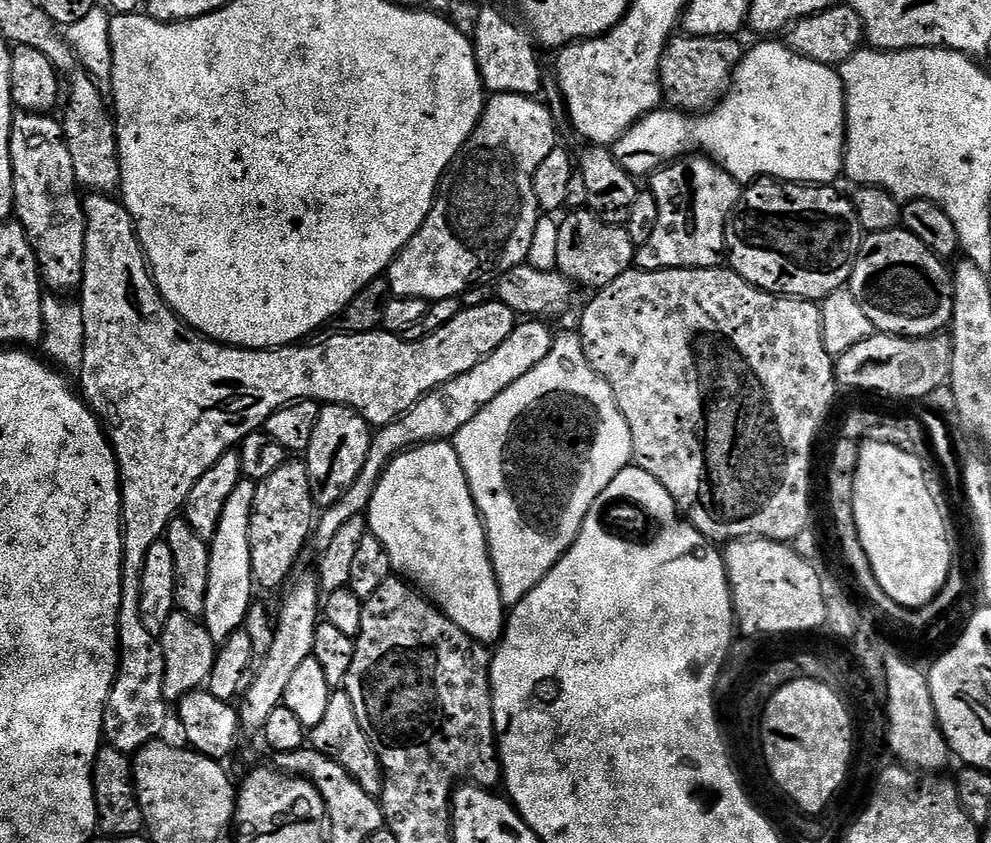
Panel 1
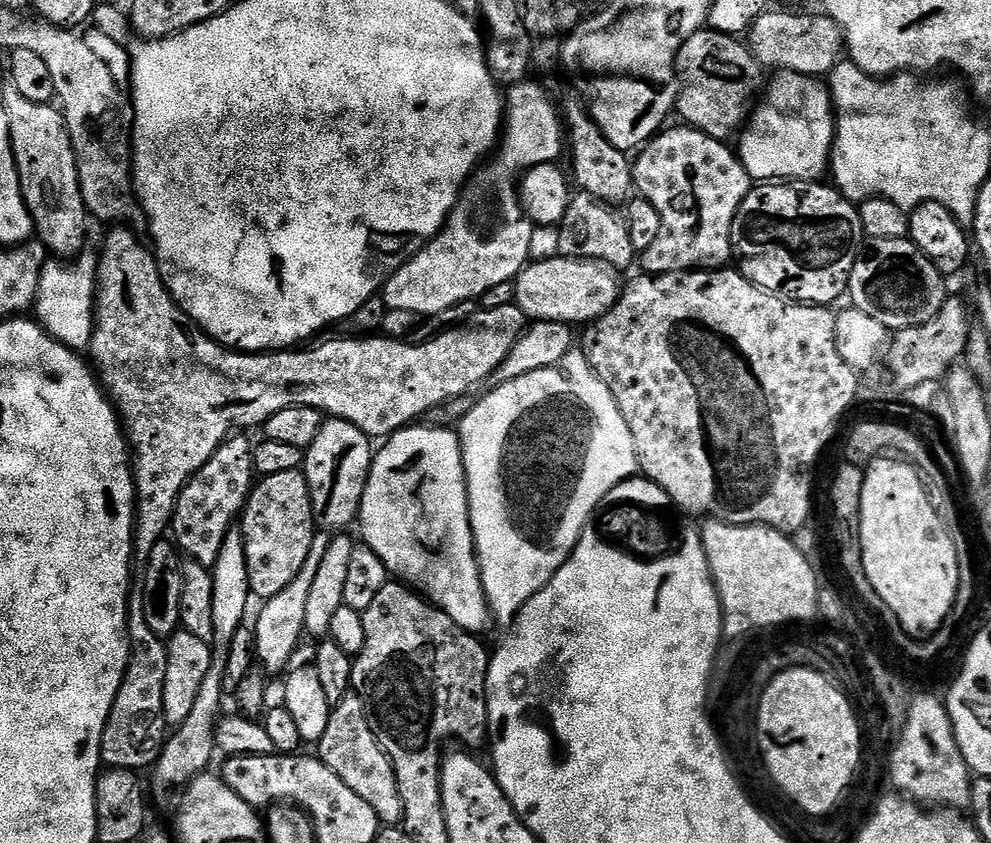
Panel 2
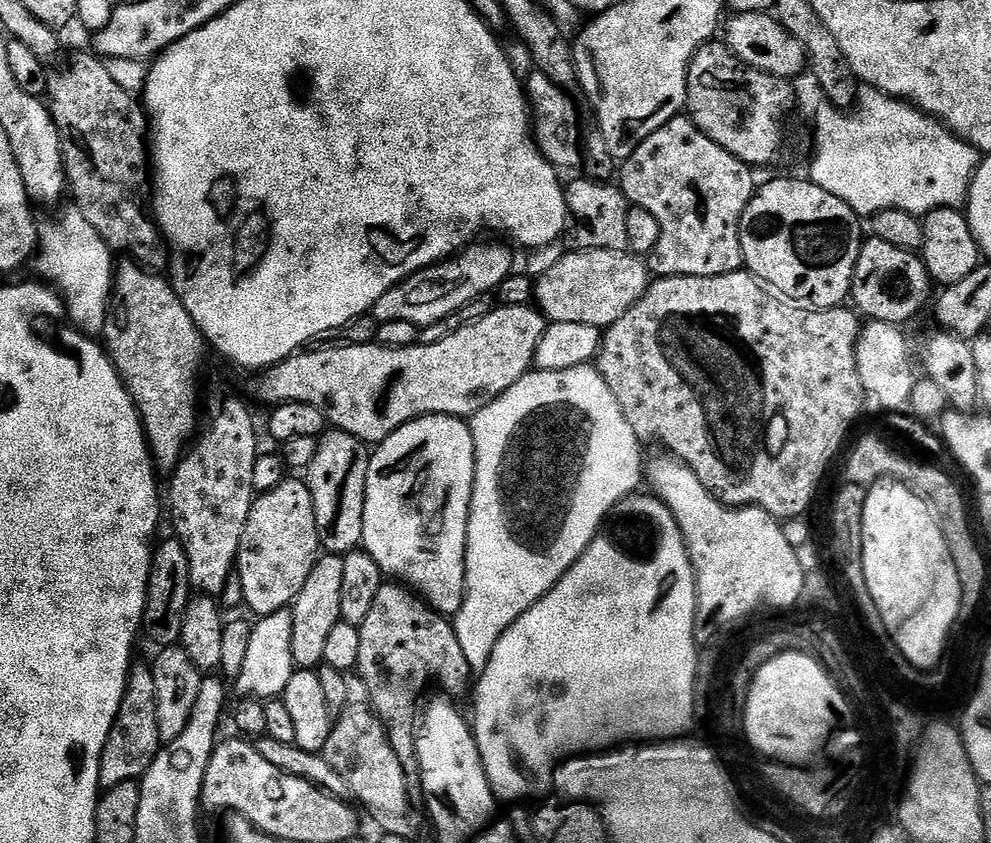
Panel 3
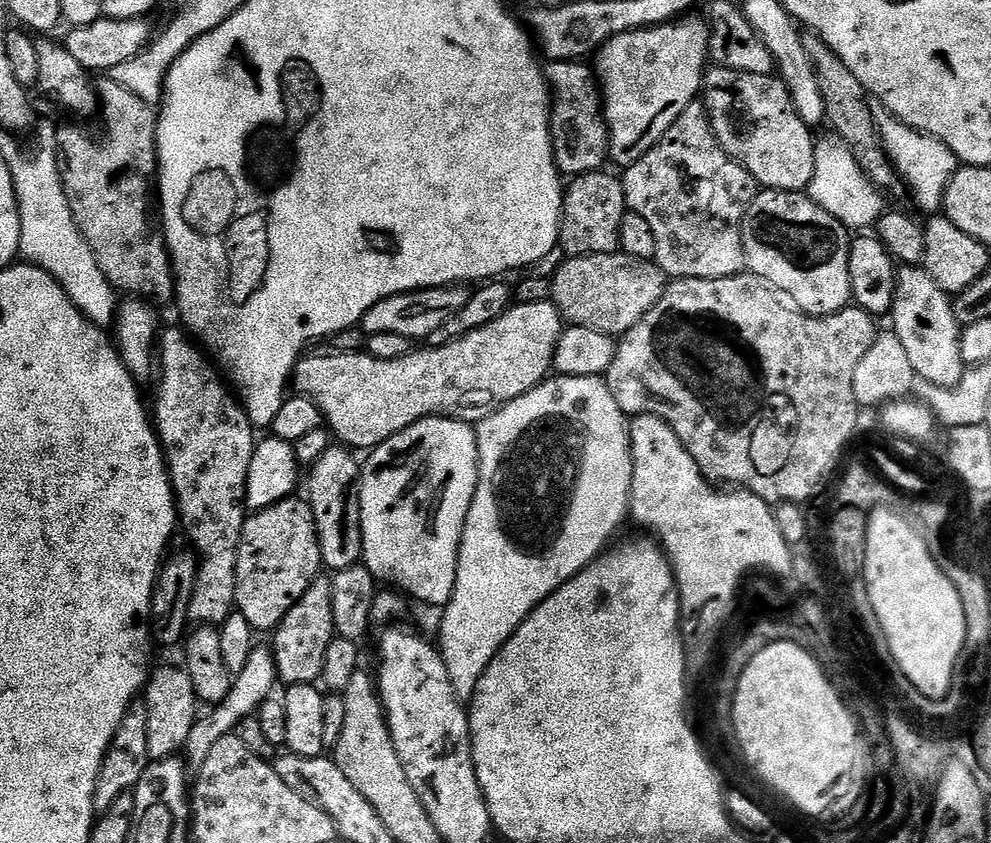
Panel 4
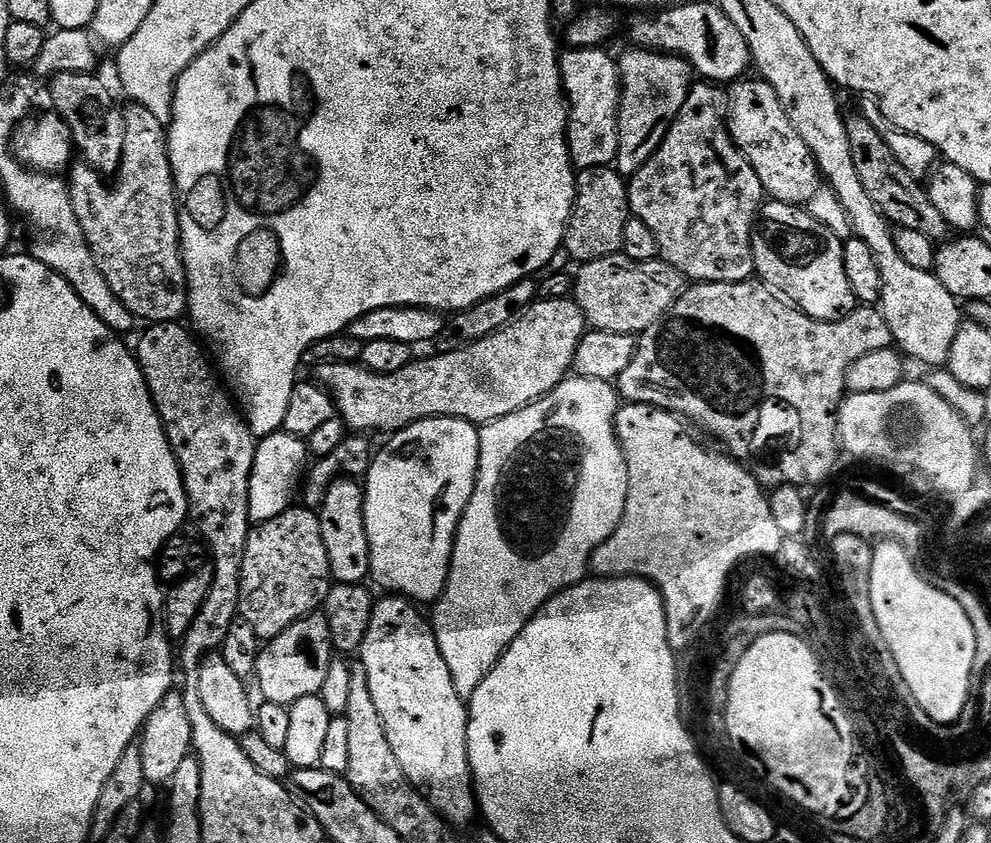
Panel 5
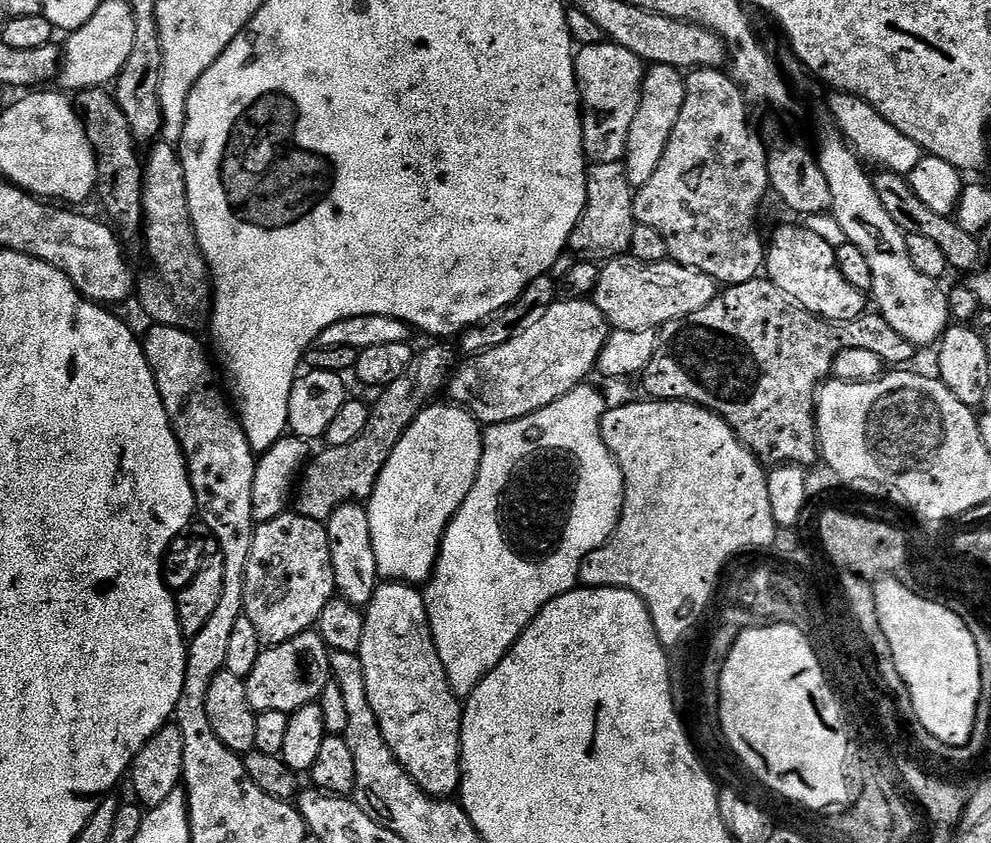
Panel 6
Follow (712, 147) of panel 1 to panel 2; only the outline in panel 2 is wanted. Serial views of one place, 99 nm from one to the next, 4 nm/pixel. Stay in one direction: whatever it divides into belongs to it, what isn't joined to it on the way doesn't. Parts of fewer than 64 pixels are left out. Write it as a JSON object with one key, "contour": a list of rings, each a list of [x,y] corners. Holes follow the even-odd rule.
{"contour":[[[783,70],[773,76],[767,81],[761,104],[751,113],[750,123],[739,133],[740,161],[756,182],[819,181],[820,175],[829,171],[832,141],[836,139],[832,94],[814,76]]]}

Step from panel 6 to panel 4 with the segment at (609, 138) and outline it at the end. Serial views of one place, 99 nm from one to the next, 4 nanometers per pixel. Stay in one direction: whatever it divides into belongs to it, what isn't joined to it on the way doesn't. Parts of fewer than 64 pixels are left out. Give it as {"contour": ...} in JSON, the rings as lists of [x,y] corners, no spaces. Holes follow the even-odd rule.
{"contour":[[[554,60],[543,65],[544,79],[548,81],[552,97],[552,149],[557,168],[568,178],[583,172],[601,171],[609,159],[608,124],[604,120],[602,93],[593,69],[586,64]]]}

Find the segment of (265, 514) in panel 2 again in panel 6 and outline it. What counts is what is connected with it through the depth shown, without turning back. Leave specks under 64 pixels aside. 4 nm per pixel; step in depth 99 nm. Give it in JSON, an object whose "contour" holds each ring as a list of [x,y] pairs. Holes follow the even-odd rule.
{"contour":[[[287,510],[272,521],[256,524],[256,532],[252,536],[250,546],[250,558],[246,562],[246,578],[244,579],[244,615],[254,622],[254,630],[258,630],[258,638],[261,645],[271,646],[281,644],[298,634],[309,631],[315,625],[316,620],[322,614],[322,609],[326,607],[326,602],[330,602],[337,595],[336,583],[334,582],[334,562],[330,558],[330,542],[328,541],[327,527],[321,521],[314,518],[306,518],[295,510]]]}

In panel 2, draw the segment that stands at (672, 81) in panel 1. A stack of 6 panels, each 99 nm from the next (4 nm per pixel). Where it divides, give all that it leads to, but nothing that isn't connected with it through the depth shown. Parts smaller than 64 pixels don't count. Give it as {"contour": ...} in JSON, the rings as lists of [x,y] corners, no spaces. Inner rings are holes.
{"contour":[[[695,32],[686,38],[676,55],[676,83],[680,92],[676,95],[675,111],[678,116],[680,112],[687,127],[697,128],[715,140],[731,141],[731,136],[733,139],[749,119],[752,96],[761,95],[766,80],[763,74],[762,65],[748,51],[747,43],[721,32]]]}

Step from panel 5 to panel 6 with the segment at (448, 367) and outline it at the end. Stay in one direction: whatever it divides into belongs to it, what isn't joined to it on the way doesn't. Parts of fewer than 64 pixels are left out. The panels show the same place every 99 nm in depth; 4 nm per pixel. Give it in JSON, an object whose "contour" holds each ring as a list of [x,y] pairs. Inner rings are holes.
{"contour":[[[560,298],[542,314],[534,326],[522,330],[518,338],[510,338],[510,342],[502,342],[502,346],[488,348],[485,352],[477,352],[469,356],[453,371],[446,384],[446,392],[452,396],[459,407],[467,408],[481,425],[491,426],[502,422],[514,422],[518,418],[526,418],[570,394],[570,390],[581,387],[588,375],[593,375],[596,358],[606,342],[610,325],[598,310],[598,306],[588,298]]]}

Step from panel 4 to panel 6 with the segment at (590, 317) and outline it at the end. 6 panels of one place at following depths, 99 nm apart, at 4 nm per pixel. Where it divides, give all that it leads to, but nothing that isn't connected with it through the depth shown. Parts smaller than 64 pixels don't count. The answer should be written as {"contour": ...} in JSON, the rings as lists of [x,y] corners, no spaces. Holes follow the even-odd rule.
{"contour":[[[625,254],[613,256],[605,264],[608,265],[603,265],[600,268],[600,277],[590,299],[598,306],[598,310],[602,310],[609,325],[615,330],[634,330],[635,332],[638,330],[659,330],[671,320],[686,318],[686,314],[700,310],[718,294],[718,285],[714,278],[710,278],[690,266],[677,264],[671,258],[662,262],[638,262],[638,258],[634,258],[631,254]]]}

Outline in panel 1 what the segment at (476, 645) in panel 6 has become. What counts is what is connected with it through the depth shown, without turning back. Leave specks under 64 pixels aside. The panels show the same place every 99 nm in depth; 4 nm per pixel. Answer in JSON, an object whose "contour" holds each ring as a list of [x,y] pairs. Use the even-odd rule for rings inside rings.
{"contour":[[[575,331],[568,332],[565,336],[557,335],[553,339],[550,354],[546,354],[546,358],[542,358],[542,362],[538,362],[538,366],[534,366],[530,374],[522,374],[522,378],[518,378],[514,386],[502,390],[502,394],[498,394],[494,402],[490,402],[477,416],[470,418],[470,422],[466,422],[466,426],[462,426],[462,430],[456,432],[454,447],[462,462],[462,470],[468,479],[476,509],[480,512],[480,519],[484,521],[484,533],[488,536],[488,553],[492,559],[492,569],[496,575],[500,597],[505,606],[511,606],[526,598],[526,594],[530,594],[530,590],[534,590],[534,586],[538,586],[538,582],[546,578],[548,571],[568,553],[568,547],[578,538],[582,522],[590,506],[594,506],[594,498],[598,498],[598,494],[602,494],[602,490],[606,490],[606,486],[610,486],[610,482],[618,478],[623,468],[633,463],[630,426],[626,426],[626,418],[622,418],[622,410],[618,410],[618,402],[614,402],[610,386],[590,366],[582,350],[580,337]]]}

